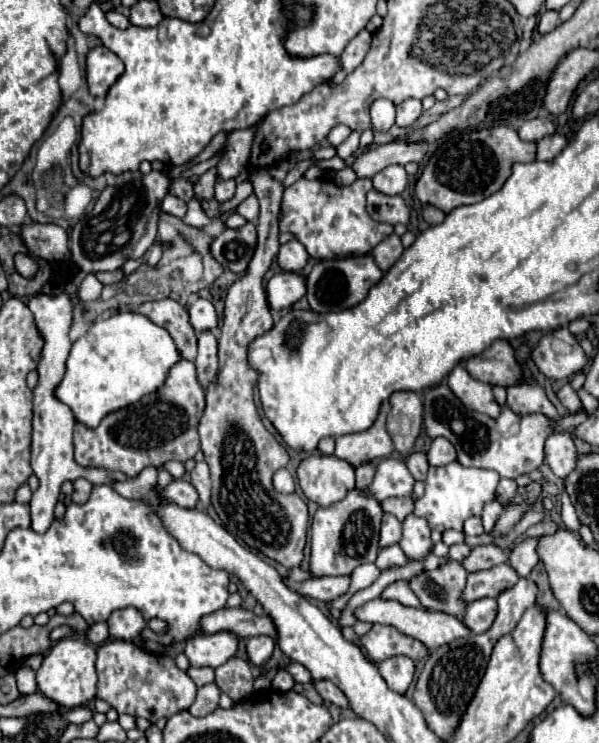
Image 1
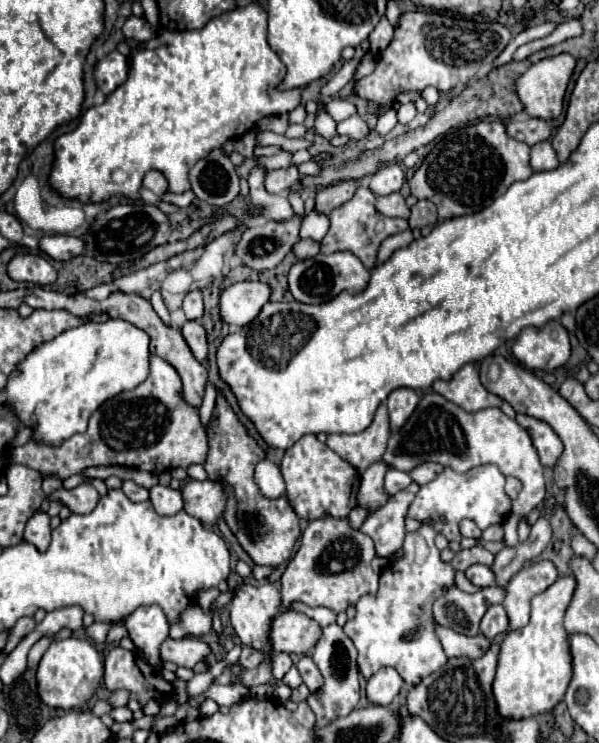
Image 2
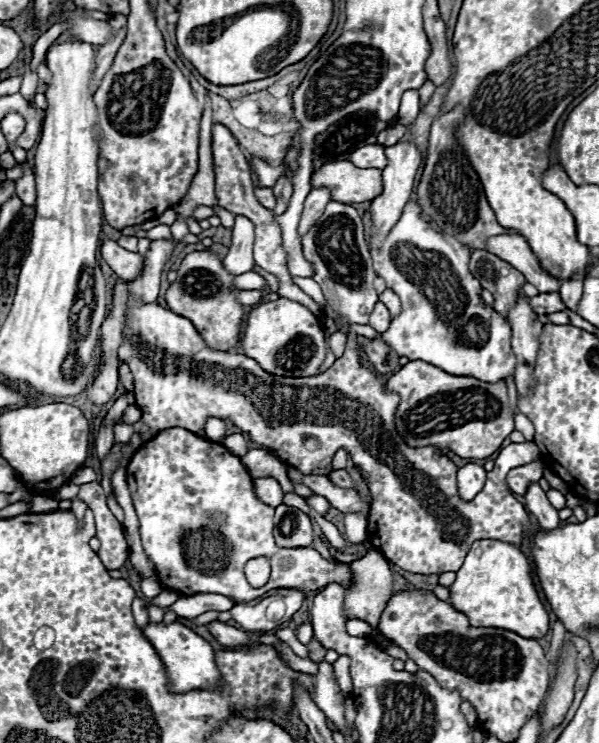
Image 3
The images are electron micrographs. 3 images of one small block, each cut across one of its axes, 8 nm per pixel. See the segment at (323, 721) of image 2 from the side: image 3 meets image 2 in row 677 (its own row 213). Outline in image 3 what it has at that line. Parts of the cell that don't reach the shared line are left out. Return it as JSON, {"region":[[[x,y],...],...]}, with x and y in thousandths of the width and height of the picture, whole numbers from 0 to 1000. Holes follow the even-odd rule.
{"region":[[[551,272],[534,296],[504,320],[504,336],[508,347],[524,358],[521,374],[538,385],[538,393],[561,423],[581,433],[614,436],[614,425],[631,406],[631,396],[624,390],[628,366],[621,363],[621,347],[608,323],[604,293],[594,280],[584,275]]]}

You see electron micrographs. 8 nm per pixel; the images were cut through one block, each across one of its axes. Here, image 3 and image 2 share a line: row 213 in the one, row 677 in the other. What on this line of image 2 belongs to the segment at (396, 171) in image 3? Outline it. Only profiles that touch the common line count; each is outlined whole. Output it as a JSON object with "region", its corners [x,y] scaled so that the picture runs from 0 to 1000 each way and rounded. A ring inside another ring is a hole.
{"region":[[[634,899],[614,915],[614,923],[611,923],[614,942],[631,950],[648,950],[651,945],[661,942],[671,921],[674,915],[664,910],[664,904],[658,904],[658,899]]]}

